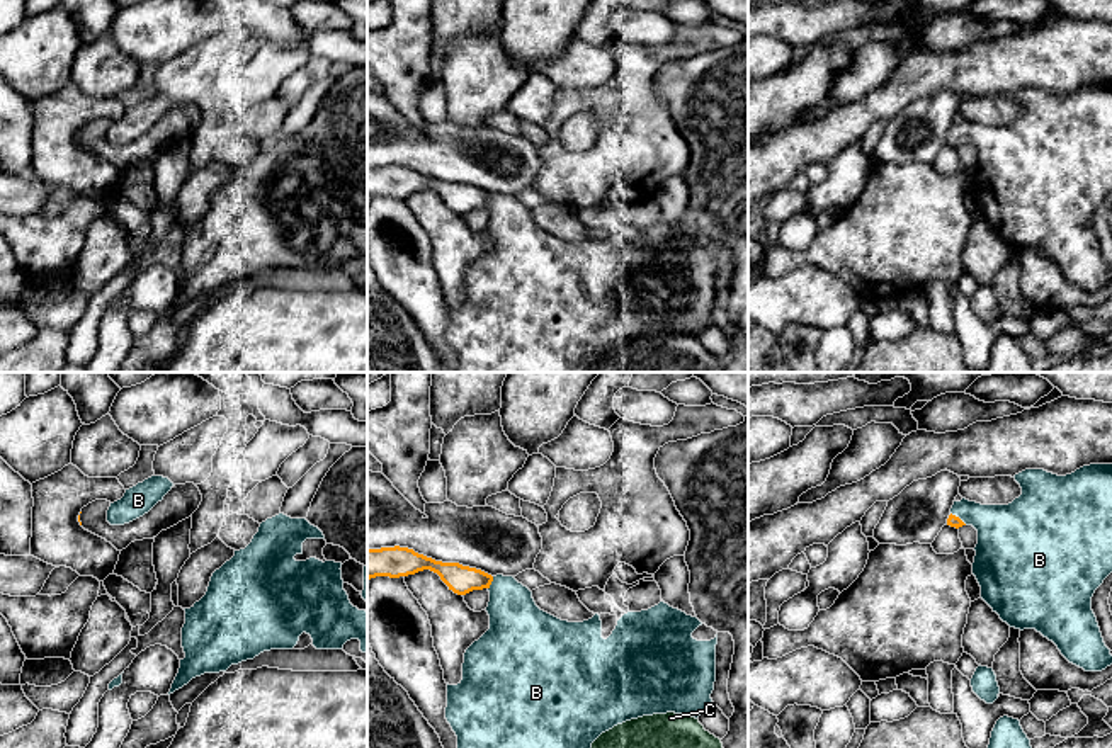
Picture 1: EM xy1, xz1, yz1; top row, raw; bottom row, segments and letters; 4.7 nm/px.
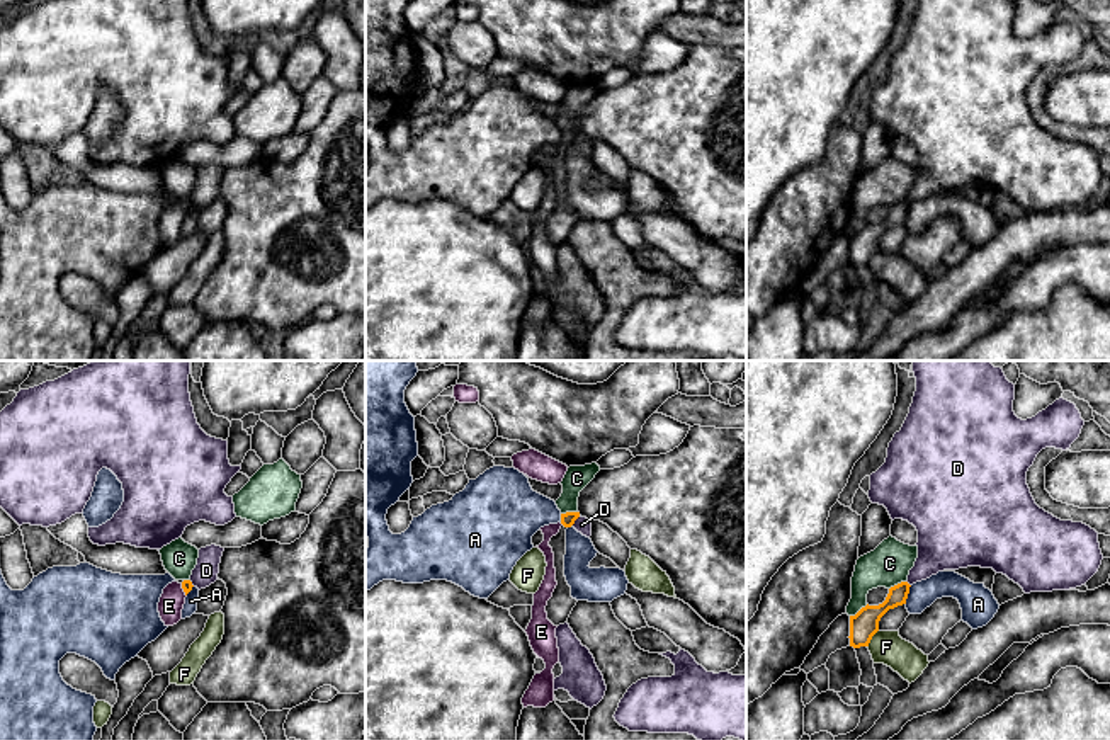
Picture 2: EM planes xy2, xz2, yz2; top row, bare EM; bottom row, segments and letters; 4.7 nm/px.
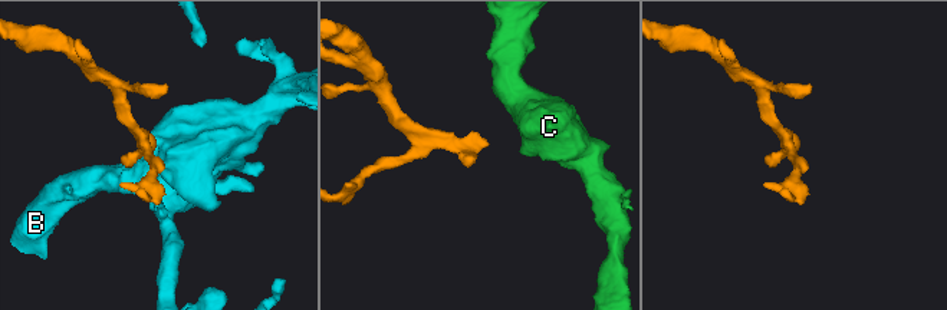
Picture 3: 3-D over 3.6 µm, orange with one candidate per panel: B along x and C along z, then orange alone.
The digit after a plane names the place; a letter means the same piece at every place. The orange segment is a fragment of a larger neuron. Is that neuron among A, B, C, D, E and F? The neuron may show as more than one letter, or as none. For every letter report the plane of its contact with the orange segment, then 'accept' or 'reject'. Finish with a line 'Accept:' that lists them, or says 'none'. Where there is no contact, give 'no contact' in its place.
A: yz2 | reject
B: xz1 | accept
C: yz2 | reject
D: xz2 | reject
E: xy2 | reject
F: yz2 | reject
Accept: B

